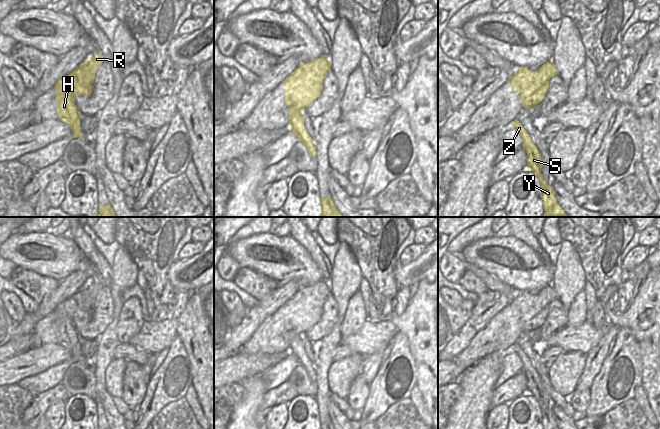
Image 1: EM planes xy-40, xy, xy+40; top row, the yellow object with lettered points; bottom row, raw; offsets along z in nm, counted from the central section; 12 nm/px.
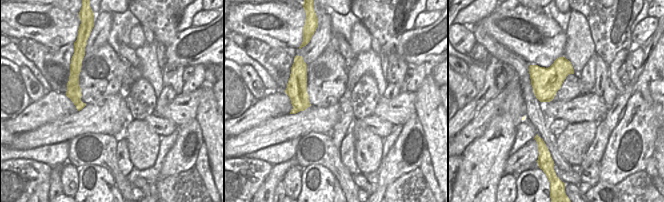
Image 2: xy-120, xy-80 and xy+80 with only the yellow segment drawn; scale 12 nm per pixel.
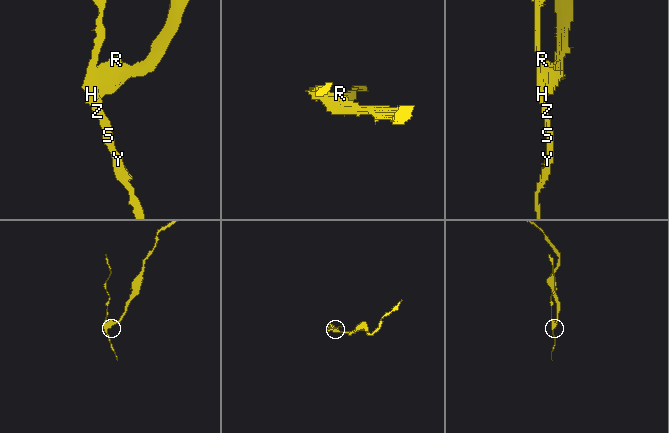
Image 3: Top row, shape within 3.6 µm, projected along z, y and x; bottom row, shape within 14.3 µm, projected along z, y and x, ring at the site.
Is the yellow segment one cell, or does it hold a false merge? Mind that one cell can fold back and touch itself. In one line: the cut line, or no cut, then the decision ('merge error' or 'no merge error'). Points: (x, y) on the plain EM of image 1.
xy (292, 297), (296, 313), (290, 323), (297, 333), (302, 334) | merge error

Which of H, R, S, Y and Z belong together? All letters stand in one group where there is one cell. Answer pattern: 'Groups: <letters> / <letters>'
Groups: H S Y Z / R

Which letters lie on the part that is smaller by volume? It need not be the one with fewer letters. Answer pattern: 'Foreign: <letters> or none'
Foreign: H, S, Y, Z

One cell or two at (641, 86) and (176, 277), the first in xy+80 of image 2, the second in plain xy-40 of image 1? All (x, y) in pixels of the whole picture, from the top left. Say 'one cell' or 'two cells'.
two cells

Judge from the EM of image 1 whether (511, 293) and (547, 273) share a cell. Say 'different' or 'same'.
different

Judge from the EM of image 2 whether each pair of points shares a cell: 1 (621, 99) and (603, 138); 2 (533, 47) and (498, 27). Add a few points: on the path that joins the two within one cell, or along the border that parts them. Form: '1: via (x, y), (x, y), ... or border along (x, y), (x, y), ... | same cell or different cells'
1: via (617, 109), (604, 128) | same cell
2: via (524, 41), (511, 36), (507, 32) | same cell

